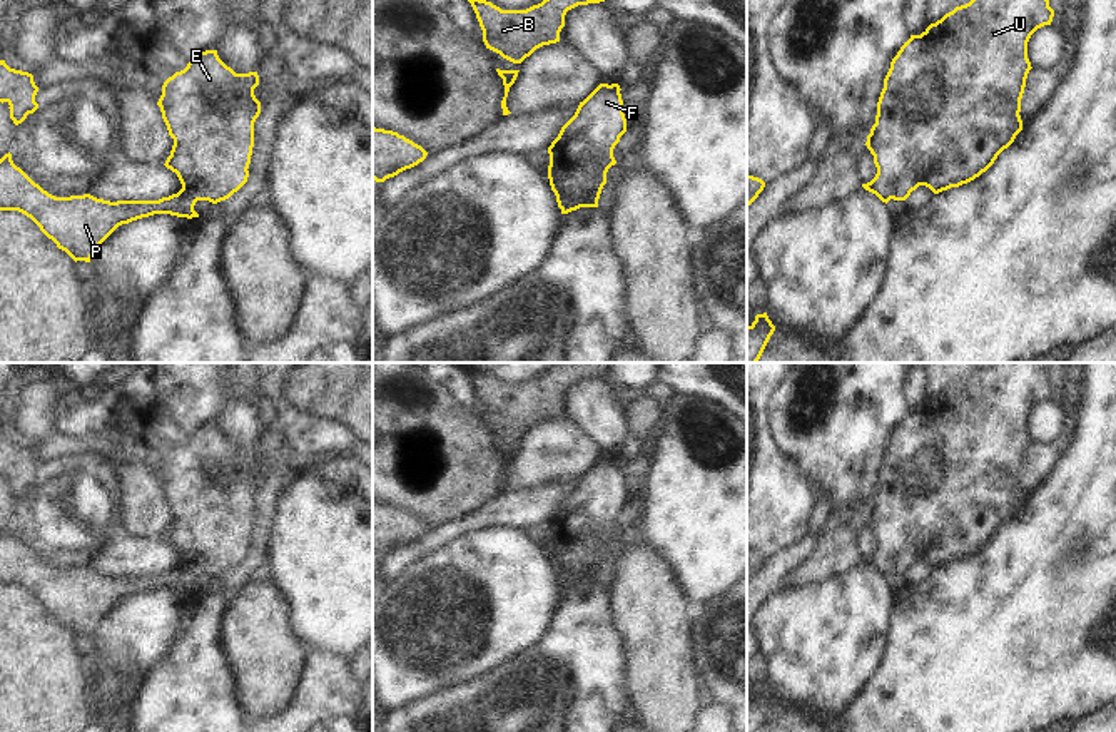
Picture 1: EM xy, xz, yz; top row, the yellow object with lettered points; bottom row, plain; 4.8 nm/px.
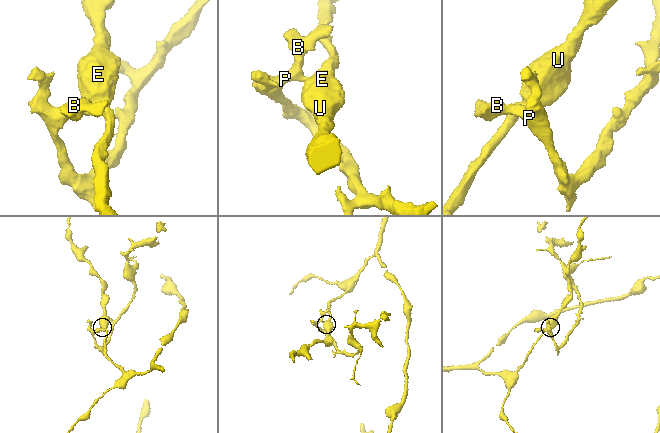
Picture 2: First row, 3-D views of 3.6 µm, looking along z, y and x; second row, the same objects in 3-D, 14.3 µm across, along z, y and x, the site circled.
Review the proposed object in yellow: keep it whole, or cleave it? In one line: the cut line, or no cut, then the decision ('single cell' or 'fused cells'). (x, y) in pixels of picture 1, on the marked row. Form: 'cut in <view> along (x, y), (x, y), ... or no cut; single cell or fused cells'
cut in xy along (182, 186), (202, 184), (207, 199); fused cells

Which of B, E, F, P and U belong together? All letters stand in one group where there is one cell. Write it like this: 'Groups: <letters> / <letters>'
Groups: B P / E F U

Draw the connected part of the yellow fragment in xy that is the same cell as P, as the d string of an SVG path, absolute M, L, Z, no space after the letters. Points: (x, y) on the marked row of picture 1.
M12 154L0 159L0 211L18 211L30 217L40 231L52 239L58 249L65 251L75 262L90 262L97 247L122 224L149 217L154 214L170 214L177 217L199 217L194 211L197 201L207 201L205 186L197 184L190 189L180 189L177 194L159 201L104 201L90 194L55 197L35 184L12 160Z

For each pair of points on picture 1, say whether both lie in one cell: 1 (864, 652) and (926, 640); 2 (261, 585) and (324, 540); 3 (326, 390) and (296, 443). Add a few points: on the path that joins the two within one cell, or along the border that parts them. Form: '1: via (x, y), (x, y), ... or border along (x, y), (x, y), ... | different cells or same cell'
1: border along (891, 610), (891, 630), (884, 659), (866, 684) | different cells
2: border along (261, 574), (278, 592), (289, 614) | different cells
3: border along (281, 391), (298, 410), (334, 420), (350, 430) | different cells

